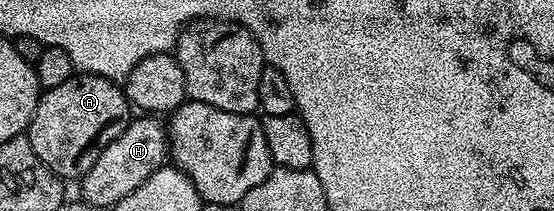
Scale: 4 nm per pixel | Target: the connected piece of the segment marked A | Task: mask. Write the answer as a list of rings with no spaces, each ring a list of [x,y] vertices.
[[[76,72],[58,87],[40,92],[25,136],[33,151],[37,151],[37,159],[41,159],[49,171],[64,179],[82,179],[89,167],[97,163],[101,151],[105,151],[132,120],[133,106],[116,82],[101,75]]]

